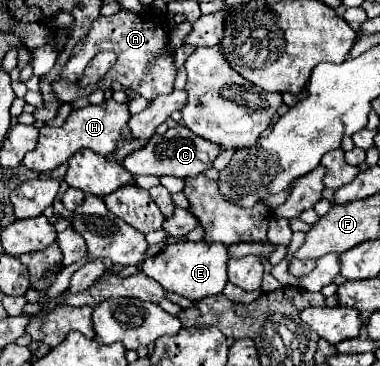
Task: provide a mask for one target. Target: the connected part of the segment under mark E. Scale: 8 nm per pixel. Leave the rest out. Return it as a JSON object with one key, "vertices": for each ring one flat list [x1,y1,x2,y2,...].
{"vertices":[[176,242,176,244,170,244,168,248,164,248,162,252,158,252,156,256,146,258,140,268,148,278,160,282,160,286,164,286,164,290,176,292,188,300,202,300,206,296,220,294,222,288,226,286,226,282,228,282,226,262,228,262,226,246,220,246,220,242,216,242,216,244]]}

